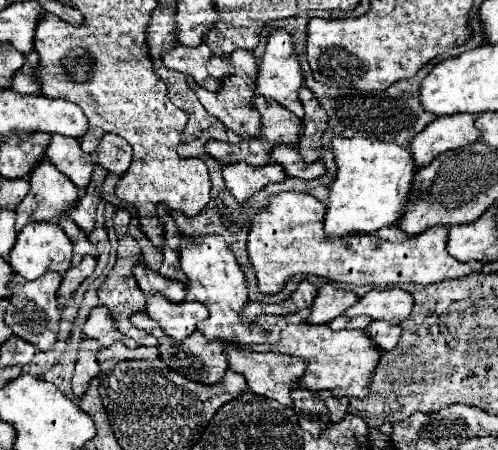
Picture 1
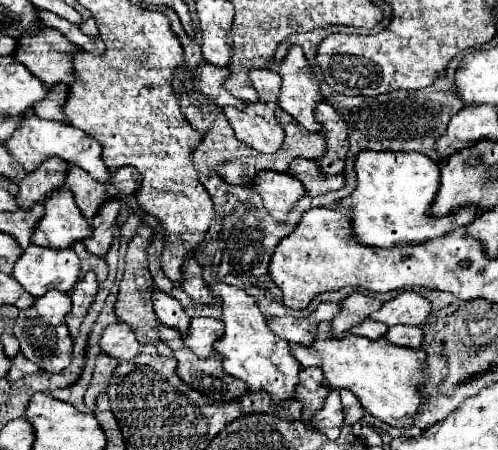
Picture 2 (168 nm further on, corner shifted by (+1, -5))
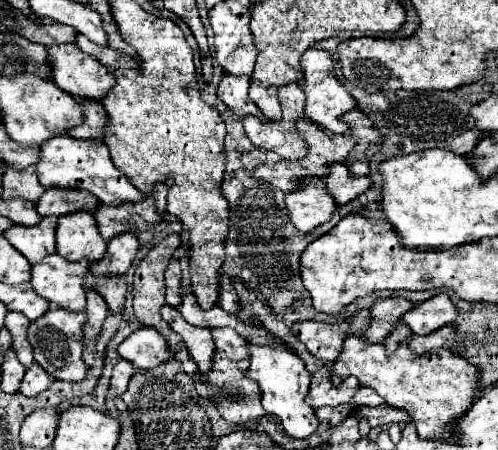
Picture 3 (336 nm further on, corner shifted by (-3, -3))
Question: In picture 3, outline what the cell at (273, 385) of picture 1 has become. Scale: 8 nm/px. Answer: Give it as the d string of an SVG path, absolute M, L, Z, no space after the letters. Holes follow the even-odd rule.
M323 367L323 369L319 369L319 371L311 377L311 389L309 389L305 401L307 401L311 407L315 407L315 409L317 409L317 407L323 407L323 405L337 407L337 405L341 405L341 403L351 401L355 387L359 387L357 379L355 379L355 383L353 383L353 381L349 383L349 381L345 379L345 381L341 383L341 387L335 387L333 381L331 381L329 369Z

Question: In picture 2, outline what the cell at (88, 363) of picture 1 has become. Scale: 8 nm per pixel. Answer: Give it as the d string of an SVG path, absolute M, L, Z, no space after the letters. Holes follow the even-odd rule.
M101 353L97 357L97 365L95 365L95 371L93 371L93 381L91 381L91 385L89 385L87 393L85 393L85 405L87 405L89 411L95 409L97 397L107 391L107 387L111 383L111 377L113 377L113 371L117 369L117 365L119 365L119 361L105 355L105 353Z

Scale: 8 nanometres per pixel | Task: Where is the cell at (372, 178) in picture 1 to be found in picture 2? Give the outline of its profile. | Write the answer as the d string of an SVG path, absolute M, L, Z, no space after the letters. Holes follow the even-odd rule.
M363 151L355 159L357 189L353 191L353 235L357 241L375 247L421 245L435 237L447 235L477 219L481 209L475 205L459 207L445 217L433 215L433 201L441 187L441 165L421 153Z

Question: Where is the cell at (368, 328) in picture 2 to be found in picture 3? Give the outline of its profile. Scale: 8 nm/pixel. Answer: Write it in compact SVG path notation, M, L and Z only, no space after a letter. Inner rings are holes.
M399 321L399 323L395 325L395 329L385 337L385 343L383 343L383 345L385 345L385 349L387 349L389 353L393 353L393 351L397 349L397 345L399 345L399 343L405 343L405 339L407 339L409 335L411 335L409 327L405 327L405 323Z

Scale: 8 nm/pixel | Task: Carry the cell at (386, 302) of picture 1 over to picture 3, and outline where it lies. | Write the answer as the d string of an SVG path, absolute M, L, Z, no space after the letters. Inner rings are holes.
M437 293L435 297L417 303L411 311L407 311L401 321L411 327L415 335L427 335L443 325L449 325L457 319L457 309L449 301L449 295Z

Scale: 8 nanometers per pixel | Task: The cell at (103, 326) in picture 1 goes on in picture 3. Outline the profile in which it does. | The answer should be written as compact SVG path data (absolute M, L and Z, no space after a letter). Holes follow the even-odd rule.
M141 327L137 331L133 331L119 347L117 347L117 353L131 361L133 367L137 367L139 371L143 369L151 369L151 367L157 367L159 363L167 361L169 359L169 353L167 353L167 343L165 343L165 337L155 331L153 327Z

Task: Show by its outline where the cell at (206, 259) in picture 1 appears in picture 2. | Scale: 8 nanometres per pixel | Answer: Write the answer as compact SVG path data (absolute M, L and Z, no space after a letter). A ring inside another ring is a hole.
M215 283L209 289L213 291L213 295L217 299L223 301L225 335L215 343L215 351L221 357L225 357L225 361L223 361L225 373L241 379L249 387L249 391L269 393L269 397L275 405L295 399L295 387L299 383L301 365L293 357L289 343L269 331L267 319L255 305L253 297L249 297L243 289L221 285L221 283Z

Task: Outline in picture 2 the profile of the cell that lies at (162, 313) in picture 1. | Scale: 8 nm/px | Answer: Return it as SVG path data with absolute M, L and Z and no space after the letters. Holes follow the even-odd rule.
M195 317L191 319L191 327L189 333L183 335L185 345L189 345L197 355L201 357L211 357L217 355L217 351L213 349L215 341L221 339L223 335L223 321L219 319L211 319L211 317Z

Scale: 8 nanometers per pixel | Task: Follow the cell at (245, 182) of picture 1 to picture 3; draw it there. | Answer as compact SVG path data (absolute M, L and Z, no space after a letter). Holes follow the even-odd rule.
M301 179L301 187L285 195L285 205L291 223L301 233L309 233L329 221L337 207L333 197L327 193L323 179Z

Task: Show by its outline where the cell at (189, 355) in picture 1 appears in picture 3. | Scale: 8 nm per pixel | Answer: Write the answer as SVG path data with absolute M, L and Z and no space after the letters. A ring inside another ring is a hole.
M215 351L213 355L213 369L209 369L209 375L201 375L201 371L197 371L195 375L195 387L197 393L205 399L211 399L213 403L217 403L219 413L225 415L225 419L229 423L245 423L249 419L259 419L265 415L265 409L261 407L261 391L255 383L251 383L249 379L245 379L243 371L249 367L249 361L229 361L225 355L221 355L219 351Z

